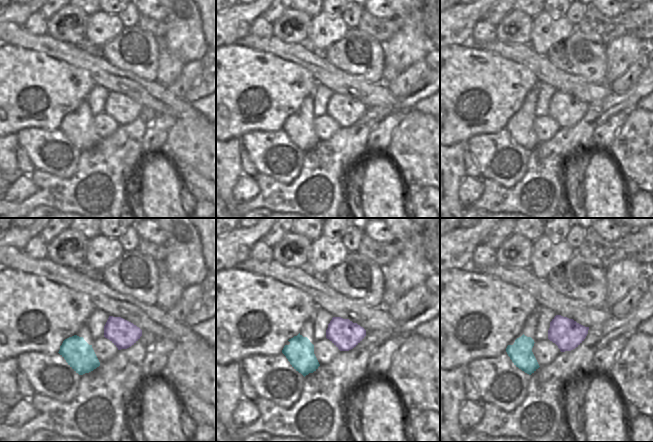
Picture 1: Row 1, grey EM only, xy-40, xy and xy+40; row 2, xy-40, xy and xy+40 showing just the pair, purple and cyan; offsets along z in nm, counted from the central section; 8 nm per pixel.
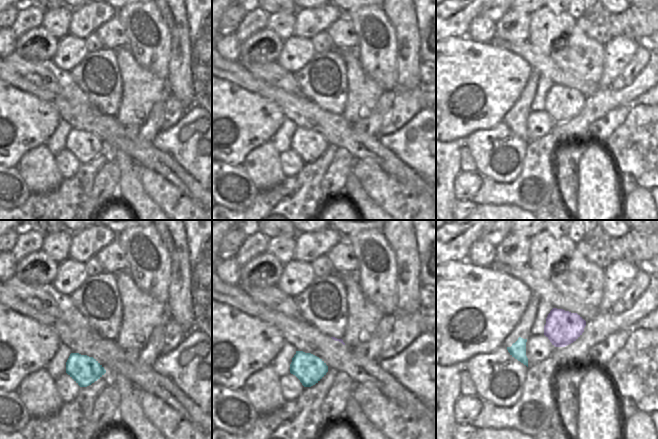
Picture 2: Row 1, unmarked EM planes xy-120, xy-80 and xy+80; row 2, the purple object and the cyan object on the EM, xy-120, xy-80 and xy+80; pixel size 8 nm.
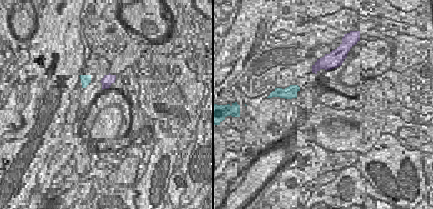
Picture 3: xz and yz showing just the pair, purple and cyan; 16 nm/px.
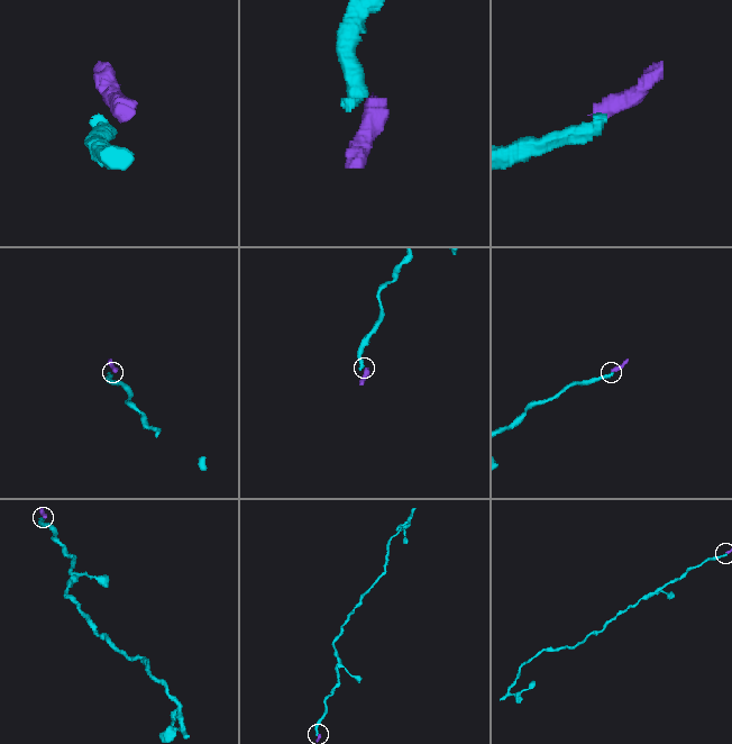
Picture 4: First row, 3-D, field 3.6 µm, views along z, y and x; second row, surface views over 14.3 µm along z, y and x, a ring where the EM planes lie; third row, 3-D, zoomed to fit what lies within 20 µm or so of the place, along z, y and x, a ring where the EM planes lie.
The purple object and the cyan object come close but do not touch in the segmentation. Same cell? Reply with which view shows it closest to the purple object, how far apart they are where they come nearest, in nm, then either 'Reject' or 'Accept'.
Closest in xy+40. Distance 120 nm. Accept.

